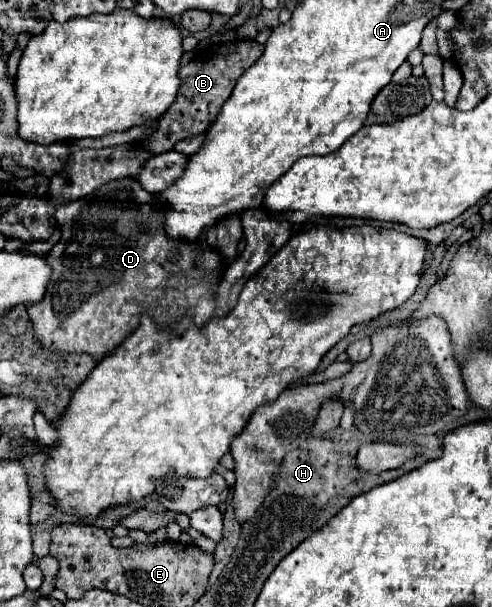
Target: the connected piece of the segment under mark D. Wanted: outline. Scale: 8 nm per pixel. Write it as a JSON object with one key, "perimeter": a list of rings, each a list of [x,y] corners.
{"perimeter":[[[85,199],[57,207],[55,219],[61,223],[61,239],[49,253],[53,275],[45,299],[27,305],[33,335],[41,347],[53,349],[55,353],[87,353],[99,361],[111,353],[127,333],[135,331],[143,313],[157,317],[157,325],[165,329],[175,325],[183,315],[189,315],[197,327],[203,327],[213,317],[215,291],[223,277],[221,257],[211,249],[197,249],[195,243],[169,239],[163,229],[163,217],[165,213],[153,213],[145,223],[137,217],[137,207],[111,207]]]}

